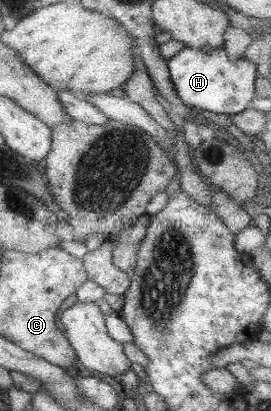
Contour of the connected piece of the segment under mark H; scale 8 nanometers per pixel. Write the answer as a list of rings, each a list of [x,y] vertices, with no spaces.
[[[183,47],[166,61],[166,66],[179,101],[193,109],[233,115],[247,109],[255,96],[255,66],[244,57],[229,61],[222,47],[214,51]]]

